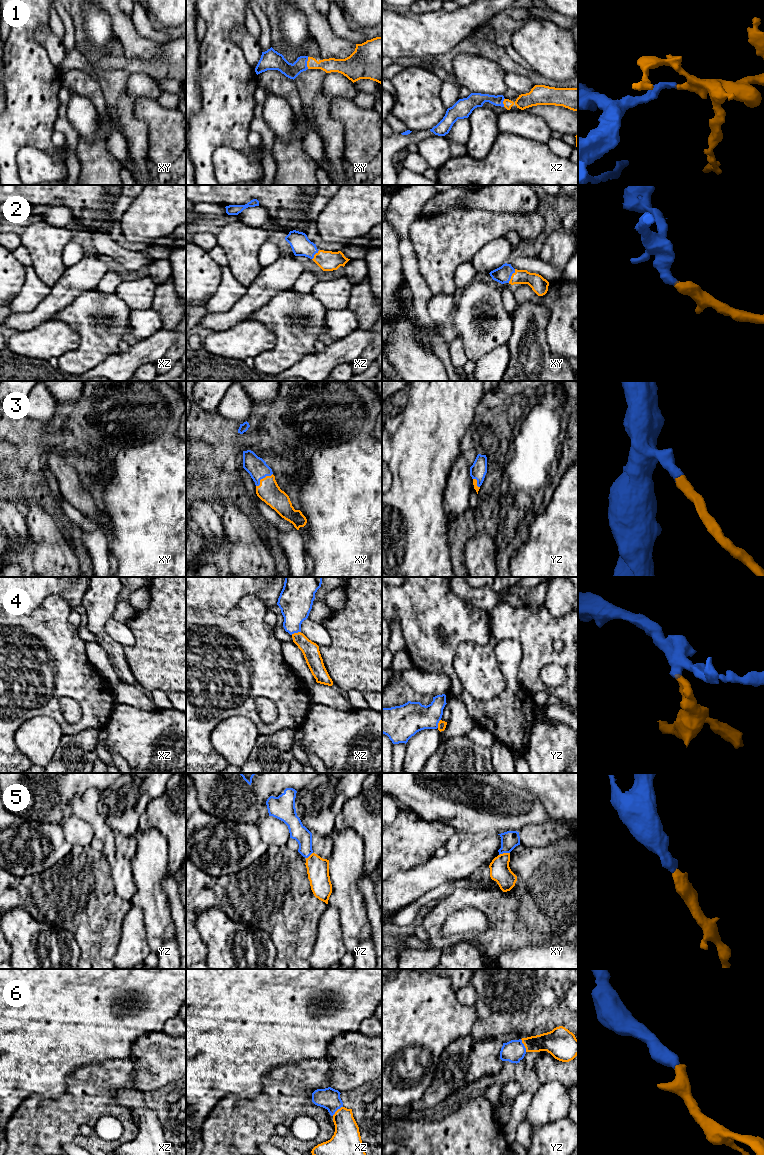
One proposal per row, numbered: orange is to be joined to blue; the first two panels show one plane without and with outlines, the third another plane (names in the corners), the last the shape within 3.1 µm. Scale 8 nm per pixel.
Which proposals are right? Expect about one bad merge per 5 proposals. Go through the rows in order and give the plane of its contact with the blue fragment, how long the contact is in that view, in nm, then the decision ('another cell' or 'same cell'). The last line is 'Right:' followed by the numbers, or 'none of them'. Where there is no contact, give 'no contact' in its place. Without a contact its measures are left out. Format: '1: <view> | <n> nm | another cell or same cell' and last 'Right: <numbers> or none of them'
1: xy | 100 nm | same cell
2: xy | 130 nm | same cell
3: xy | 170 nm | same cell
4: xz | 80 nm | same cell
5: xy | 90 nm | same cell
6: yz | 120 nm | same cell
Right: 1, 2, 3, 4, 5, 6

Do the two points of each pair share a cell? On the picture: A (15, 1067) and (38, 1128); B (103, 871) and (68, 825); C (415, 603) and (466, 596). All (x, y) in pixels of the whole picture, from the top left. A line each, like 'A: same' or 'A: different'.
A: different
B: different
C: different

